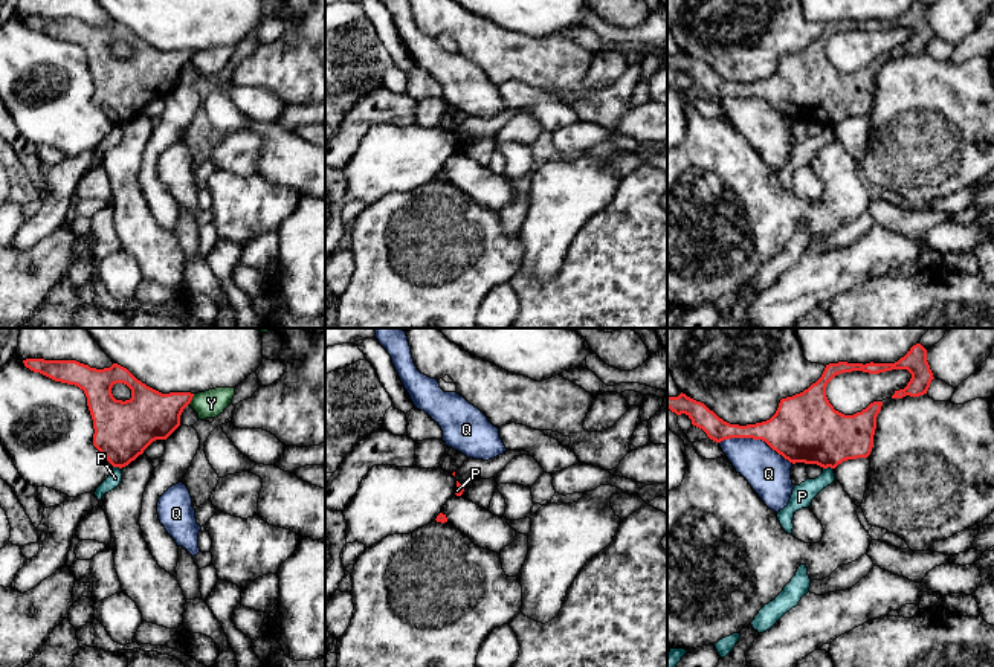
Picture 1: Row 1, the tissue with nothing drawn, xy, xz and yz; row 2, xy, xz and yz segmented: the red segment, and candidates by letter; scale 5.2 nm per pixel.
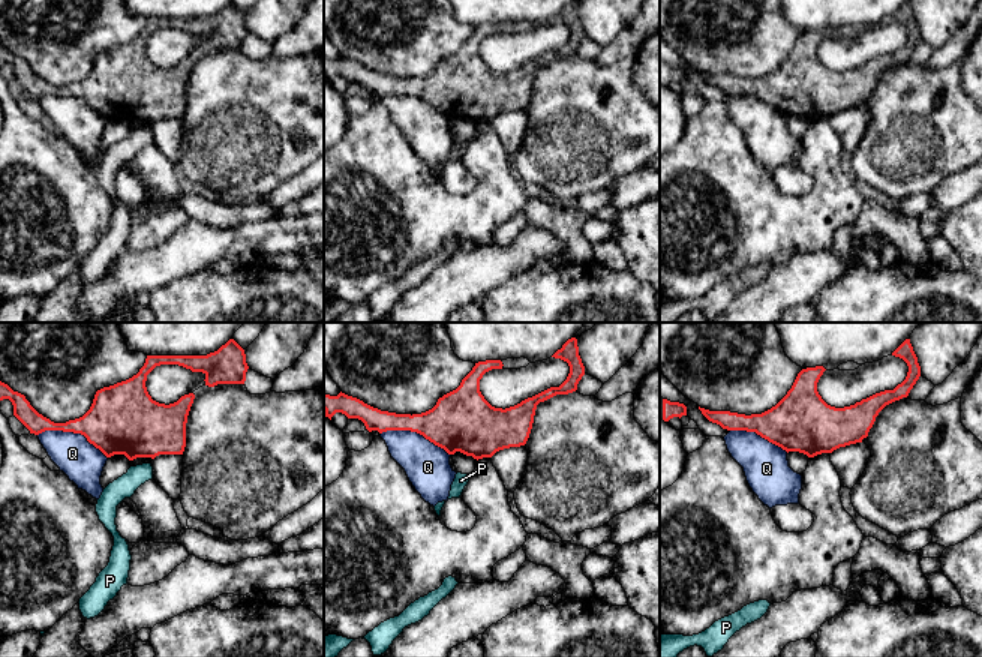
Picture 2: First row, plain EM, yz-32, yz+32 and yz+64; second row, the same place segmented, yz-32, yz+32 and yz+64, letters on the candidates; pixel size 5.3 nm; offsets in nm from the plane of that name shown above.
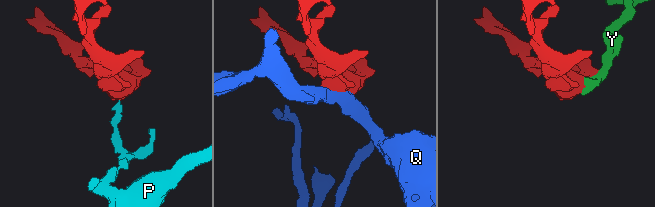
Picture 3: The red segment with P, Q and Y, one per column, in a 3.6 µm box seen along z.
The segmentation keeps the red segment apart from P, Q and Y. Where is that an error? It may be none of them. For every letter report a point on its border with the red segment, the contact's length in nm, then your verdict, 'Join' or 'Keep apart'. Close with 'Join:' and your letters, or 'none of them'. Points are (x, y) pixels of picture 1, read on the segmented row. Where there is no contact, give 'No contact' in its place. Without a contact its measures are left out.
P: Touches red at yz (828, 466). Shared border 60 nm. Keep apart
Q: Touches red at yz (756, 438). Shared border 400 nm. Keep apart
Y: Touches red at xy (191, 399). Shared border 70 nm. Keep apart
Join: none of them

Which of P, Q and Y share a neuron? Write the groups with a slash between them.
P / Q / Y

